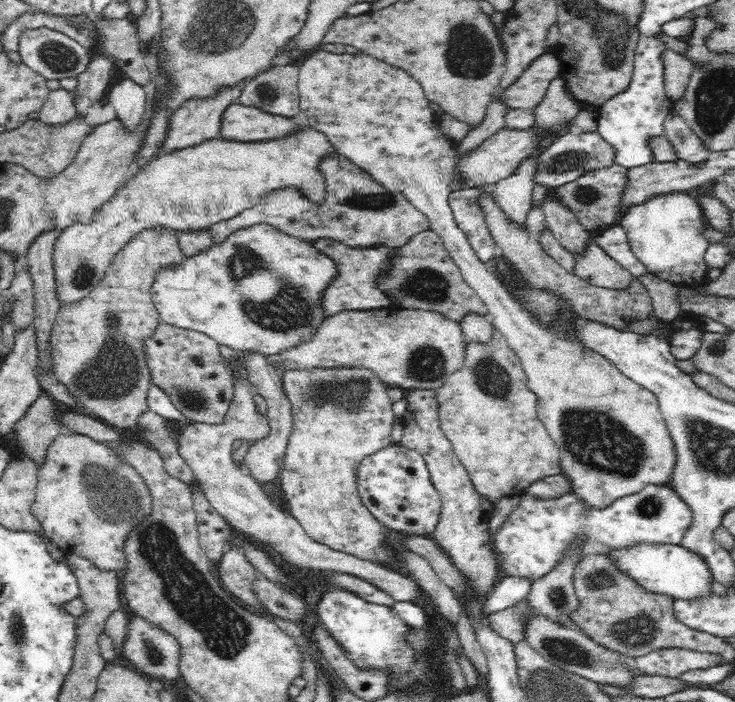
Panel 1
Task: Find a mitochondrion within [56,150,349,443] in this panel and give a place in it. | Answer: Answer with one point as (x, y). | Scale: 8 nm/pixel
(113, 373)

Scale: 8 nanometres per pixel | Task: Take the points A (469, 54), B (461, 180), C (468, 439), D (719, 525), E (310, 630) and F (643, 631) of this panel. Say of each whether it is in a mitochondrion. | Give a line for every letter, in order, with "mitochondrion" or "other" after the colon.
A: mitochondrion
B: other
C: other
D: other
E: other
F: mitochondrion

